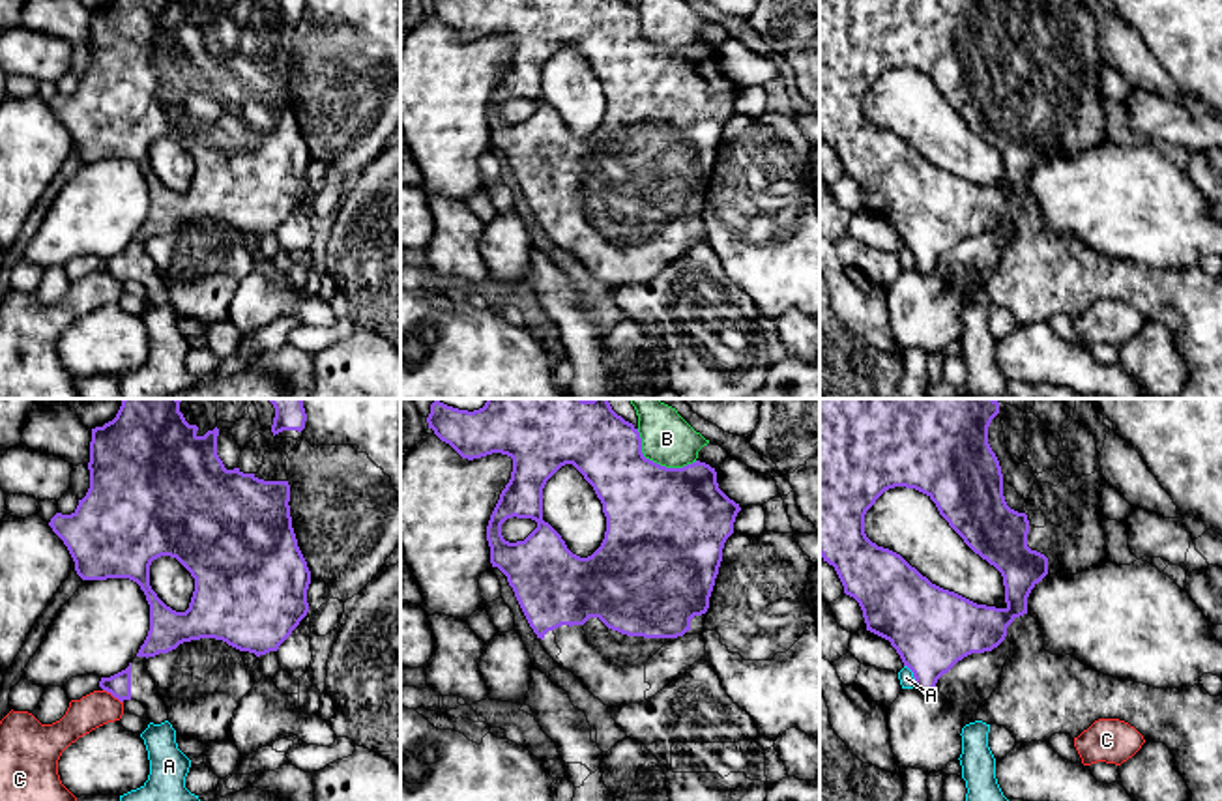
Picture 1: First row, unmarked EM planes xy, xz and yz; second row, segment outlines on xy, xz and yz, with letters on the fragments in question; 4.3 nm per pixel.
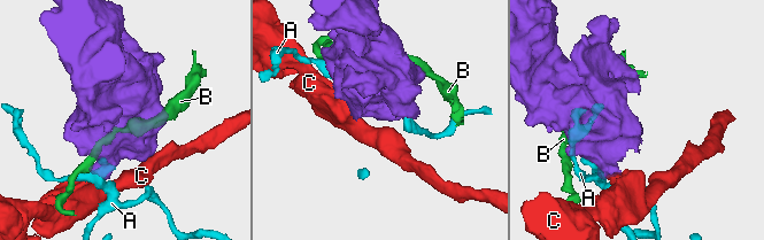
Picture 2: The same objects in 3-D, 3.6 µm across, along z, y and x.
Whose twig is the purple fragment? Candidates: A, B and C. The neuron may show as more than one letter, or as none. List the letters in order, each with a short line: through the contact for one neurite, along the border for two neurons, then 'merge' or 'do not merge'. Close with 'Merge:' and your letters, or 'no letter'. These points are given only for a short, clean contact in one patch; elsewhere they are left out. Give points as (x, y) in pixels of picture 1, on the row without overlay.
A: line yz (904, 246), (912, 253), (916, 266); do not merge
B: do not merge
C: line xy (103, 270), (122, 283); do not merge
Merge: no letter

